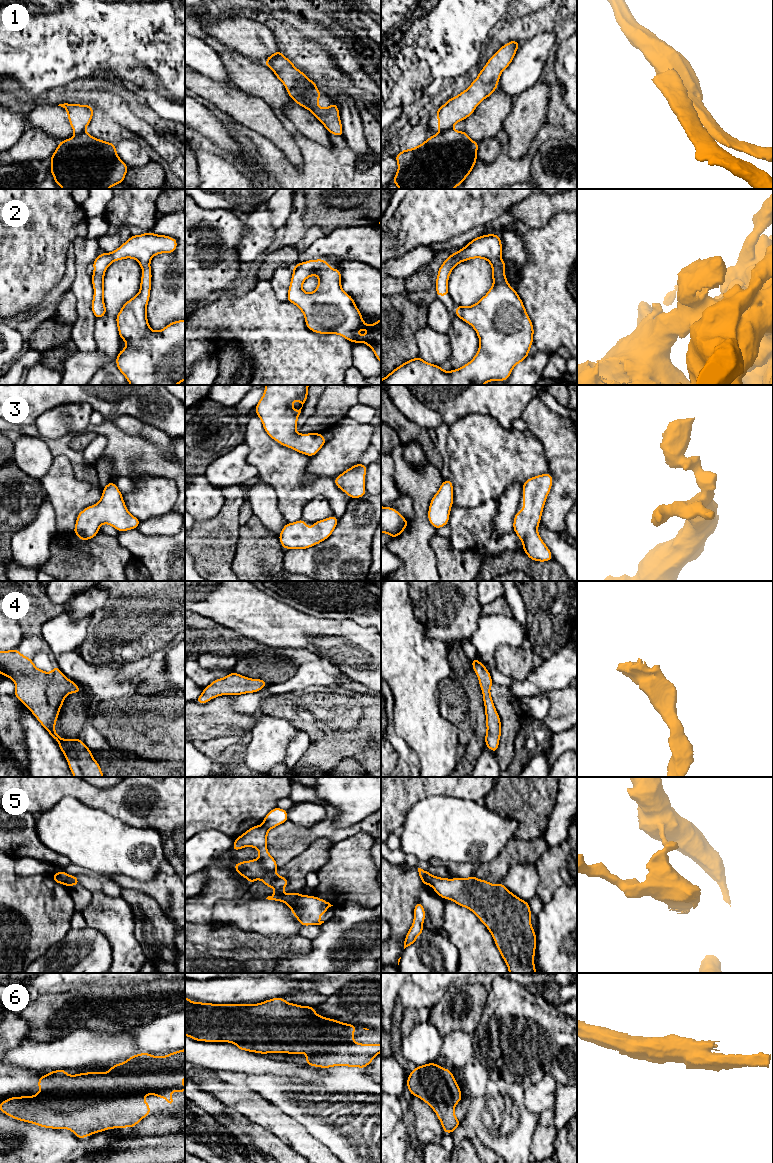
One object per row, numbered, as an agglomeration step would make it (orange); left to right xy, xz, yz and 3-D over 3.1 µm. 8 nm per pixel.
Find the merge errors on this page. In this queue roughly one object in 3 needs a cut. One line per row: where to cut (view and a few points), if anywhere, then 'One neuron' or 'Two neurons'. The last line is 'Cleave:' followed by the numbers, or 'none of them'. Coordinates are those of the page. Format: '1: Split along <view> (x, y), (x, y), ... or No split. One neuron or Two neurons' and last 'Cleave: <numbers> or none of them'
1: Split along yz (451, 128), (439, 133). Two neurons
2: No split. One neuron
3: No split. One neuron
4: No split. One neuron
5: Split along xy (67, 875), (67, 881), (71, 885). Two neurons
6: No split. One neuron
Cleave: 1, 5

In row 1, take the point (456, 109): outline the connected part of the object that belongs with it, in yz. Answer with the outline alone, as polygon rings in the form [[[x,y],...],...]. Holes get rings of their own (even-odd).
[[[516,40],[503,45],[487,61],[467,90],[448,99],[444,105],[438,108],[435,114],[438,117],[439,133],[452,129],[456,123],[471,116],[476,107],[491,96],[498,87],[502,72],[513,61],[519,46],[520,44]]]

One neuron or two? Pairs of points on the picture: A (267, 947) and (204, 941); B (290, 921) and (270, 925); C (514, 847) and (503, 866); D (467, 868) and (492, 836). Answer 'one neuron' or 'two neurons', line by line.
A: one neuron
B: one neuron
C: one neuron
D: two neurons

